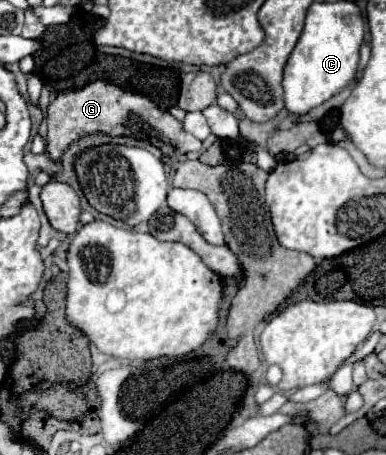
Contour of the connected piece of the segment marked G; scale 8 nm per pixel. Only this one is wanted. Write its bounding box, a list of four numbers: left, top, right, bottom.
[46,80,204,162]

